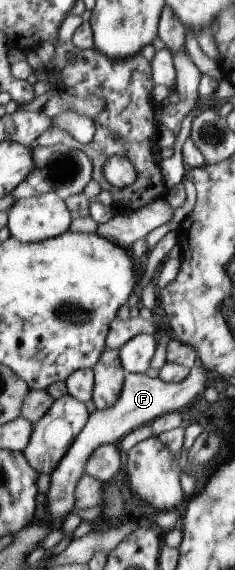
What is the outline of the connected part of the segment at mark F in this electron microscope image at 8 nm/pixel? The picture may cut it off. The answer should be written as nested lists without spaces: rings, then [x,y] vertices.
[[[199,362],[191,368],[188,378],[184,382],[180,382],[180,384],[162,382],[160,377],[150,378],[146,373],[125,373],[122,390],[116,404],[108,406],[104,410],[96,409],[92,414],[89,414],[84,428],[74,439],[68,452],[60,460],[59,465],[52,470],[50,488],[46,492],[44,504],[41,504],[50,512],[50,518],[60,520],[62,523],[66,516],[72,512],[75,507],[74,492],[76,492],[76,486],[78,486],[78,481],[82,478],[82,475],[85,474],[84,468],[86,468],[88,458],[92,456],[92,452],[98,446],[104,446],[104,444],[118,445],[120,440],[130,432],[140,428],[140,426],[151,424],[155,418],[163,414],[180,411],[181,408],[188,406],[198,394],[203,392],[212,383],[213,379],[212,374]]]

